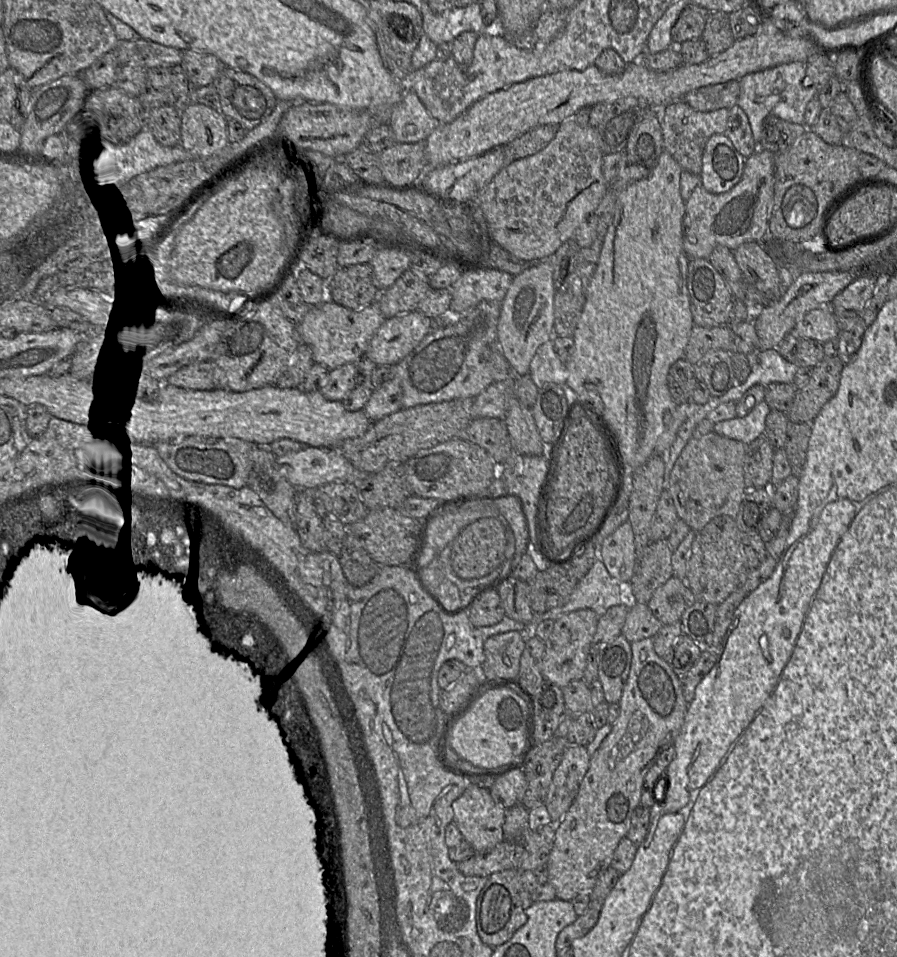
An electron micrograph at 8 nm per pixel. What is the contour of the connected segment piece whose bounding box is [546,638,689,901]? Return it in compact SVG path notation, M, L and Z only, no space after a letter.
M652 638L631 643L632 662L619 701L619 716L612 725L610 734L591 755L589 769L571 807L559 822L554 823L555 841L546 866L548 882L555 888L557 899L572 901L579 894L590 893L598 878L611 866L619 842L627 837L633 812L641 805L646 774L661 753L674 746L674 741L684 724L689 703L683 695L682 680L671 665L656 654L653 644Z

